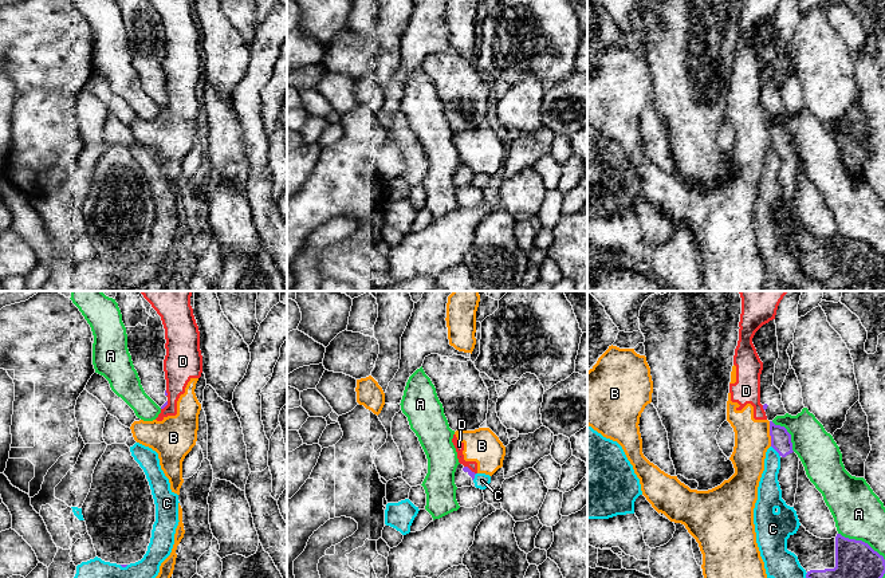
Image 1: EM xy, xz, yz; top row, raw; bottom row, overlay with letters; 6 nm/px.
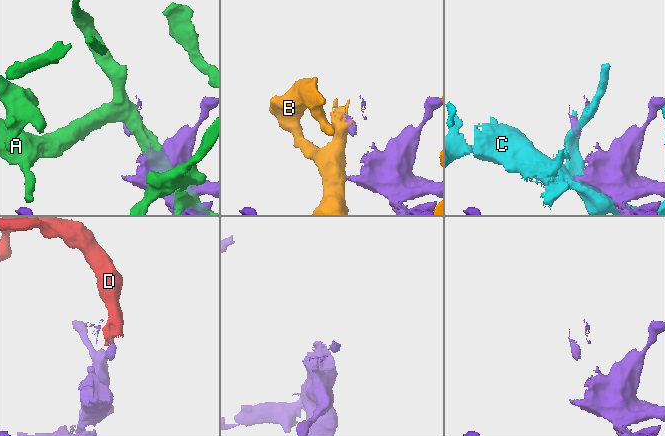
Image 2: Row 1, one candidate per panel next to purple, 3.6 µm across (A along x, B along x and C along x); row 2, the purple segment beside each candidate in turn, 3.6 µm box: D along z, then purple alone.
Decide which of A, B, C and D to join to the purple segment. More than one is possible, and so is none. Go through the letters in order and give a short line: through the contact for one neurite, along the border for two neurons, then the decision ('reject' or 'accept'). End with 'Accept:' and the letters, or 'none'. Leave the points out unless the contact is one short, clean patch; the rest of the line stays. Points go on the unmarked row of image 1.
A: reject
B: reject
C: reject
D: line xz (464, 165), (475, 173); reject
Accept: none

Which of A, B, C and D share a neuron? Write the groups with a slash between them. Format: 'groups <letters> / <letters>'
groups A / B D / C

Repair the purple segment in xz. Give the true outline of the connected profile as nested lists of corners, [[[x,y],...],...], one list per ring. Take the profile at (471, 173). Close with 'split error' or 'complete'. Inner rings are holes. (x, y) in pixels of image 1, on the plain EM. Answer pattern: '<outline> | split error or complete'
[[[459,164],[455,172],[455,184],[457,188],[471,186],[472,180],[475,178],[475,172],[472,172],[468,166]]] | split error

